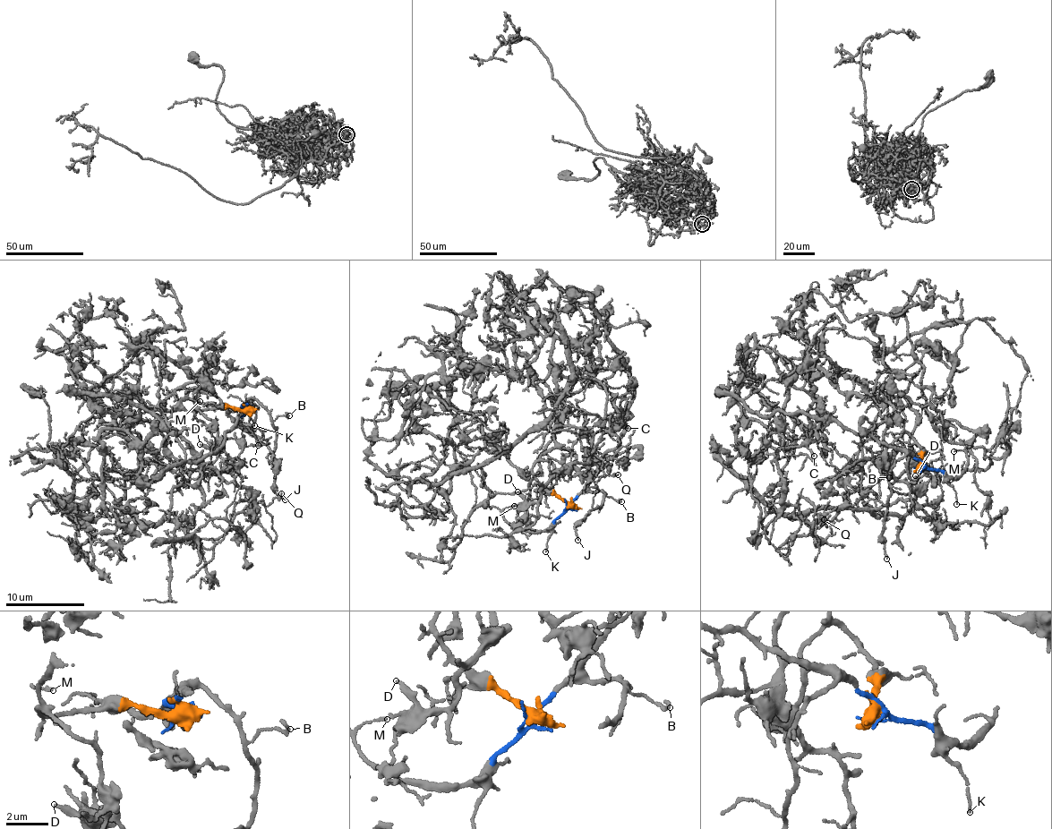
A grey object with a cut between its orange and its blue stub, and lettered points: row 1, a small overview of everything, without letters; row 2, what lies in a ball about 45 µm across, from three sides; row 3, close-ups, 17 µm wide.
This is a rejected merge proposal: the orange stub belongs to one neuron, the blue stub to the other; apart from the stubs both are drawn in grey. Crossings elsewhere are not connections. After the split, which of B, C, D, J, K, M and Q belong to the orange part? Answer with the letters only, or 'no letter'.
C, D, Q

